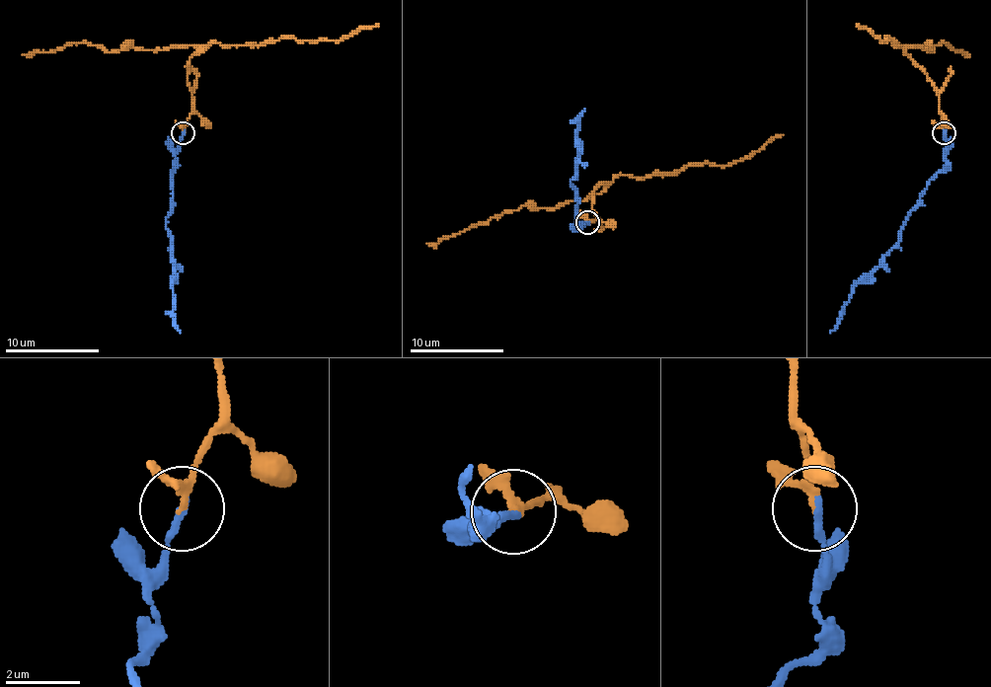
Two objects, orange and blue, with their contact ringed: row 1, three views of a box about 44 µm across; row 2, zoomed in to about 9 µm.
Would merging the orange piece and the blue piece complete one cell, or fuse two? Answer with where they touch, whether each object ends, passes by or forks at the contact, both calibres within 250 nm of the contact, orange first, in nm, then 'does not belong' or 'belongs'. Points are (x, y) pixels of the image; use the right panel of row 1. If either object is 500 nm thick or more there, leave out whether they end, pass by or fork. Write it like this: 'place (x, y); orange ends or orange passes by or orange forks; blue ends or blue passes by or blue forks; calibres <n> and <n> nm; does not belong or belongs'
place (944, 132); orange passes by; blue ends; calibres 140 and 240 nm; belongs

